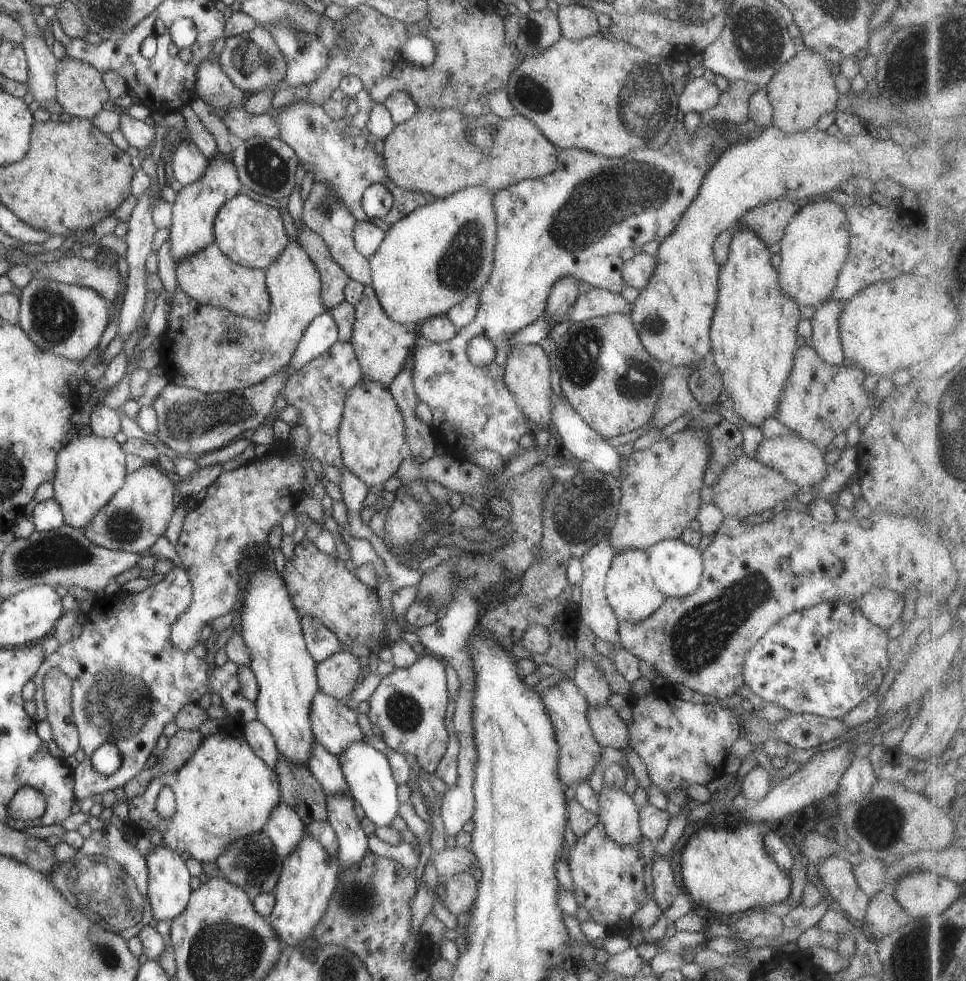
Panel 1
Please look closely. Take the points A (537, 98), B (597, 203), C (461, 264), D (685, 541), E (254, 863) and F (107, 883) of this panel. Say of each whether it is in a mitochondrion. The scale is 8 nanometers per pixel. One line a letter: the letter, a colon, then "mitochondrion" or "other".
A: mitochondrion
B: mitochondrion
C: mitochondrion
D: other
E: mitochondrion
F: mitochondrion

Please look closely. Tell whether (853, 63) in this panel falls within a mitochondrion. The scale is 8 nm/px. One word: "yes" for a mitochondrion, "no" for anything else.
no

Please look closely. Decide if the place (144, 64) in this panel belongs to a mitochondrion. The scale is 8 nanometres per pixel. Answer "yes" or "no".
no

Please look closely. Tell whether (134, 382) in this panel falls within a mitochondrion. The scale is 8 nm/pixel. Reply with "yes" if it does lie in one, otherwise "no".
no

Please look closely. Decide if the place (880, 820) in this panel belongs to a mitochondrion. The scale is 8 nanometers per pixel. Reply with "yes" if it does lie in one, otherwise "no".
yes

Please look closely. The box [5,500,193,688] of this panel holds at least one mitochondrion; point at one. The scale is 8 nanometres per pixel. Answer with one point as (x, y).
(52, 551)

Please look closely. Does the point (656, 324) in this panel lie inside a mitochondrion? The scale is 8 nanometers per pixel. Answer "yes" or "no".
yes

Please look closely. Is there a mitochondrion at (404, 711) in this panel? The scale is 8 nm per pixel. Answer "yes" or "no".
yes

